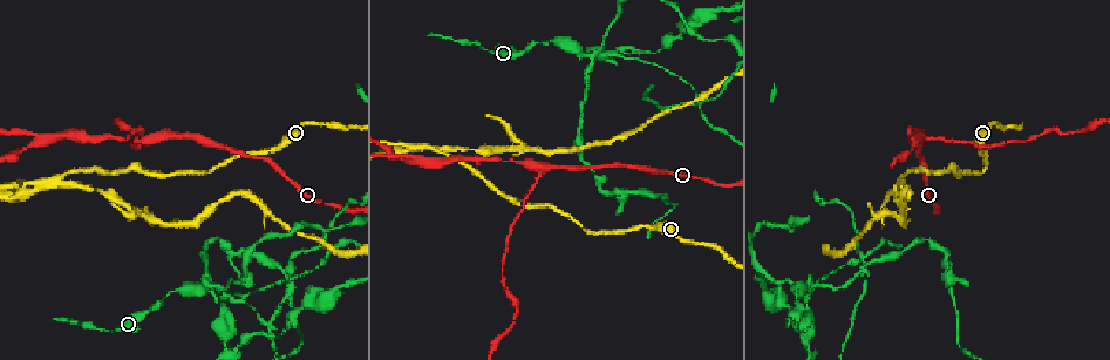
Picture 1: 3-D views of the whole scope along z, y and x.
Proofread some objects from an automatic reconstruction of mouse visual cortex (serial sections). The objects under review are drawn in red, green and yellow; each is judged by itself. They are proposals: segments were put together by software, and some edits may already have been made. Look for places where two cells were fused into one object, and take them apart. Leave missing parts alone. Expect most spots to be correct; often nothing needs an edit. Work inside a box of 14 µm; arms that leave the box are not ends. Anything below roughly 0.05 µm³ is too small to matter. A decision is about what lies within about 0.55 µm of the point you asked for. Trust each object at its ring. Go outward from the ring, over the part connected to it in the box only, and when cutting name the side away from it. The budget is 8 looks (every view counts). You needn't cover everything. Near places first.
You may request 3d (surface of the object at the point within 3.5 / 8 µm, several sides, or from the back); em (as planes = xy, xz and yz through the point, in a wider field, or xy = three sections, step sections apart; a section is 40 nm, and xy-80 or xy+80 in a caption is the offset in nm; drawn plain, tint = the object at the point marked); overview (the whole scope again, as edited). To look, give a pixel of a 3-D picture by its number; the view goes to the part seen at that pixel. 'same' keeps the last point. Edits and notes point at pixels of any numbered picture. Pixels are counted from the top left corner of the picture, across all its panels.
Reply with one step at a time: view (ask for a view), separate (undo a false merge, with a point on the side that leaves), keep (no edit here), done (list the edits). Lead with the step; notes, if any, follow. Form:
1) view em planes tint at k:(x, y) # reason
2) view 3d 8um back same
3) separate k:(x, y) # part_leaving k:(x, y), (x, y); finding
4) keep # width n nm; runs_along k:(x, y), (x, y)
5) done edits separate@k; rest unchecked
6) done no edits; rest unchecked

view 3d 3.5um at 1:(61, 177) # two arms in line, one across

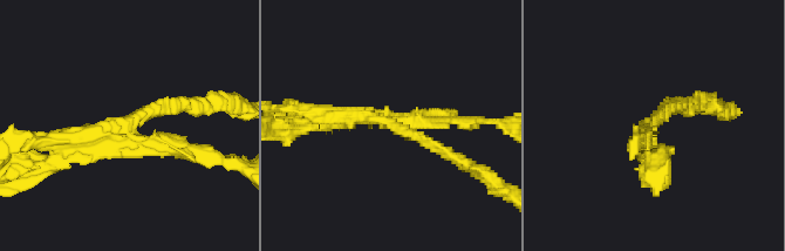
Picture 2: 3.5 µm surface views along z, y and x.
view em xy step 2 tint at 2:(129, 124) # arms 3; arm_widths 200, 200, 250 nm

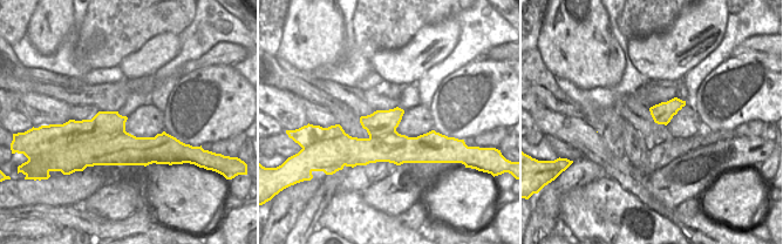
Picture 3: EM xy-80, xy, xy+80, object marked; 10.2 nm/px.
view em xy step 3 tint same # another direction

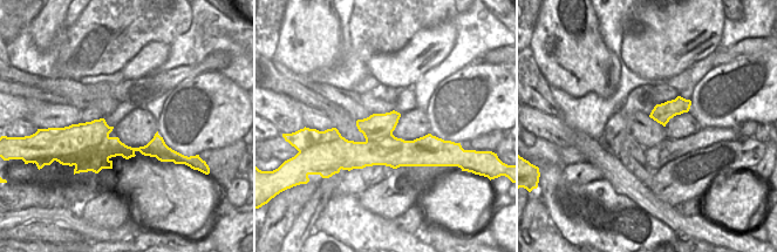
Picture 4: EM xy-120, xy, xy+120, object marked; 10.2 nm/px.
separate 2:(663, 183) # part_leaving 2:(129, 136), (240, 165); two cells meet here

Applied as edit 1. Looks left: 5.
view 3d 8um at 1:(543, 166) # branch point

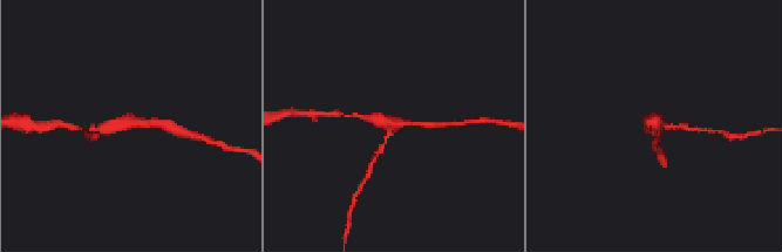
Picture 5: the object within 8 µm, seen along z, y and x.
view em xy step 5 tint at 5:(661, 122) # arms 3; arm_widths 200, 200, 300 nm

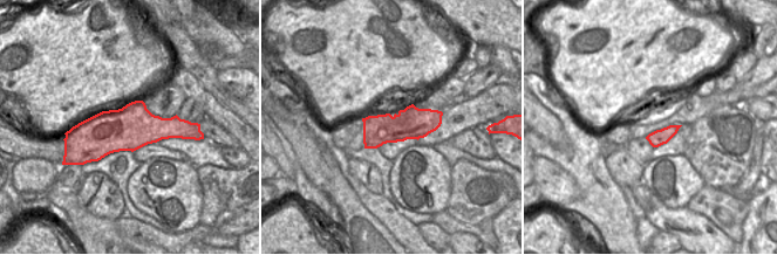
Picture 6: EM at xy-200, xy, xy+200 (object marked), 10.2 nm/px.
keep # runs_along 5:(430, 124), (395, 124), (362, 117); one cell here

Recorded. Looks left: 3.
view 3d 3.5um at 1:(803, 288)

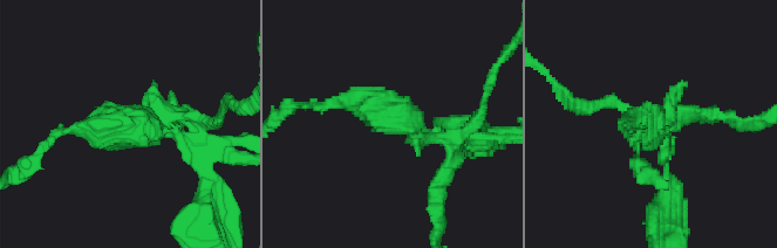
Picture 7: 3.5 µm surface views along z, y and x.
view em xy step 5 tint at 7:(410, 125)

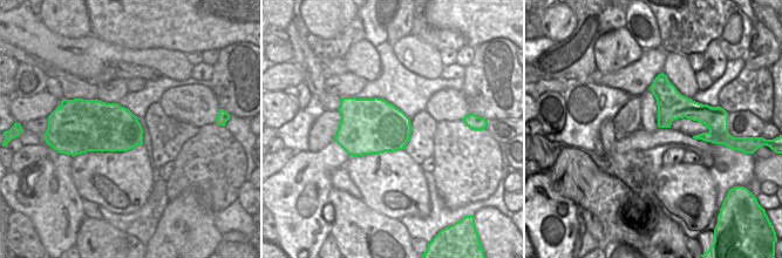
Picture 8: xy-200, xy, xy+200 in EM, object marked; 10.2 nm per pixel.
separate 7:(218, 188) # width 600 nm; part_leaving 7:(142, 122), (175, 118); a second cell is stuck on

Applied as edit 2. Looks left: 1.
done edits separate@2, separate@7; rest unchecked

